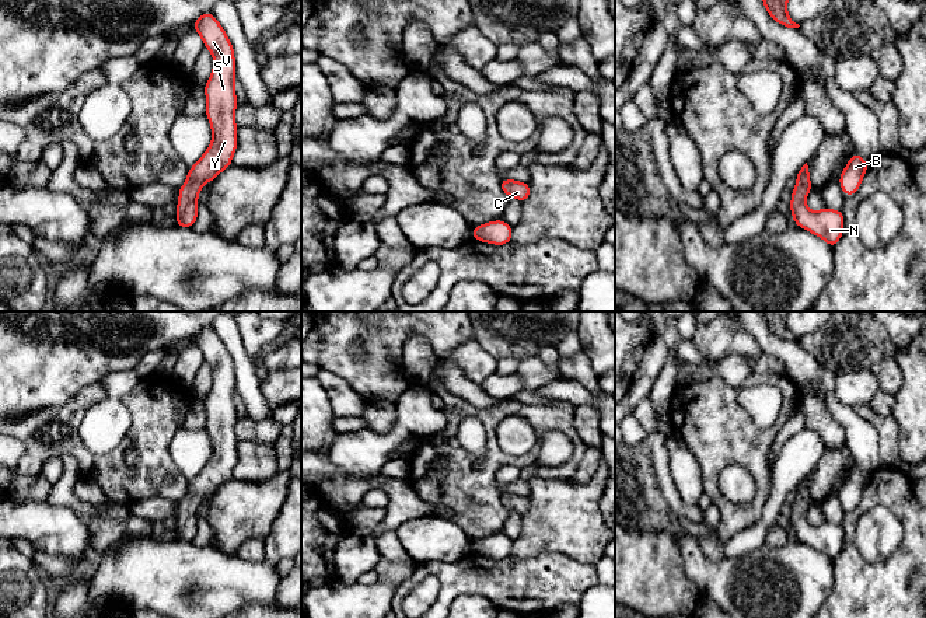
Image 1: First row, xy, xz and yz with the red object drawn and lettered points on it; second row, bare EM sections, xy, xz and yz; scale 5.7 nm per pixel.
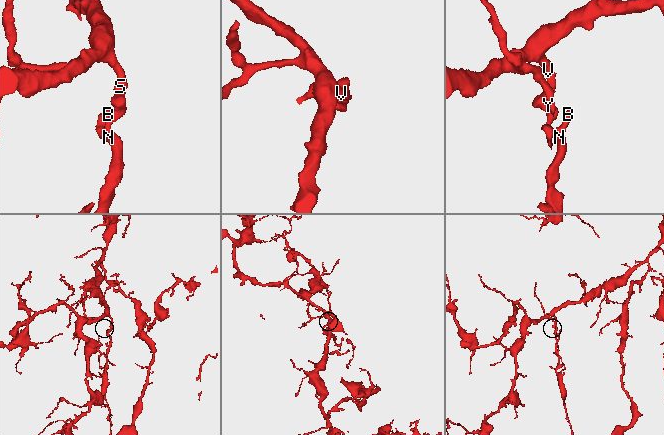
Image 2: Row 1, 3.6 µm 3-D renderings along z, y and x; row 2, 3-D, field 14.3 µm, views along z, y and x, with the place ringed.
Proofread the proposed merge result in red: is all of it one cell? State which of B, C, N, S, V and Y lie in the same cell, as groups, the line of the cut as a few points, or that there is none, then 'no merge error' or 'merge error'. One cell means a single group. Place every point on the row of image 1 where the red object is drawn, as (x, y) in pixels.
B C N S V Y | no cut | no merge error

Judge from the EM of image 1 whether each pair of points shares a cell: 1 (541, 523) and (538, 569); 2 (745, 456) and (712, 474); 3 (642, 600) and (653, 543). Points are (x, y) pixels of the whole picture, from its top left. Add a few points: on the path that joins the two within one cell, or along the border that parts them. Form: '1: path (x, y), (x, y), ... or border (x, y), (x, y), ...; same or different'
1: border (510, 557), (528, 559), (562, 552), (572, 559); different
2: path (737, 456), (727, 456), (717, 465); same
3: path (646, 586), (646, 566), (653, 557); same

